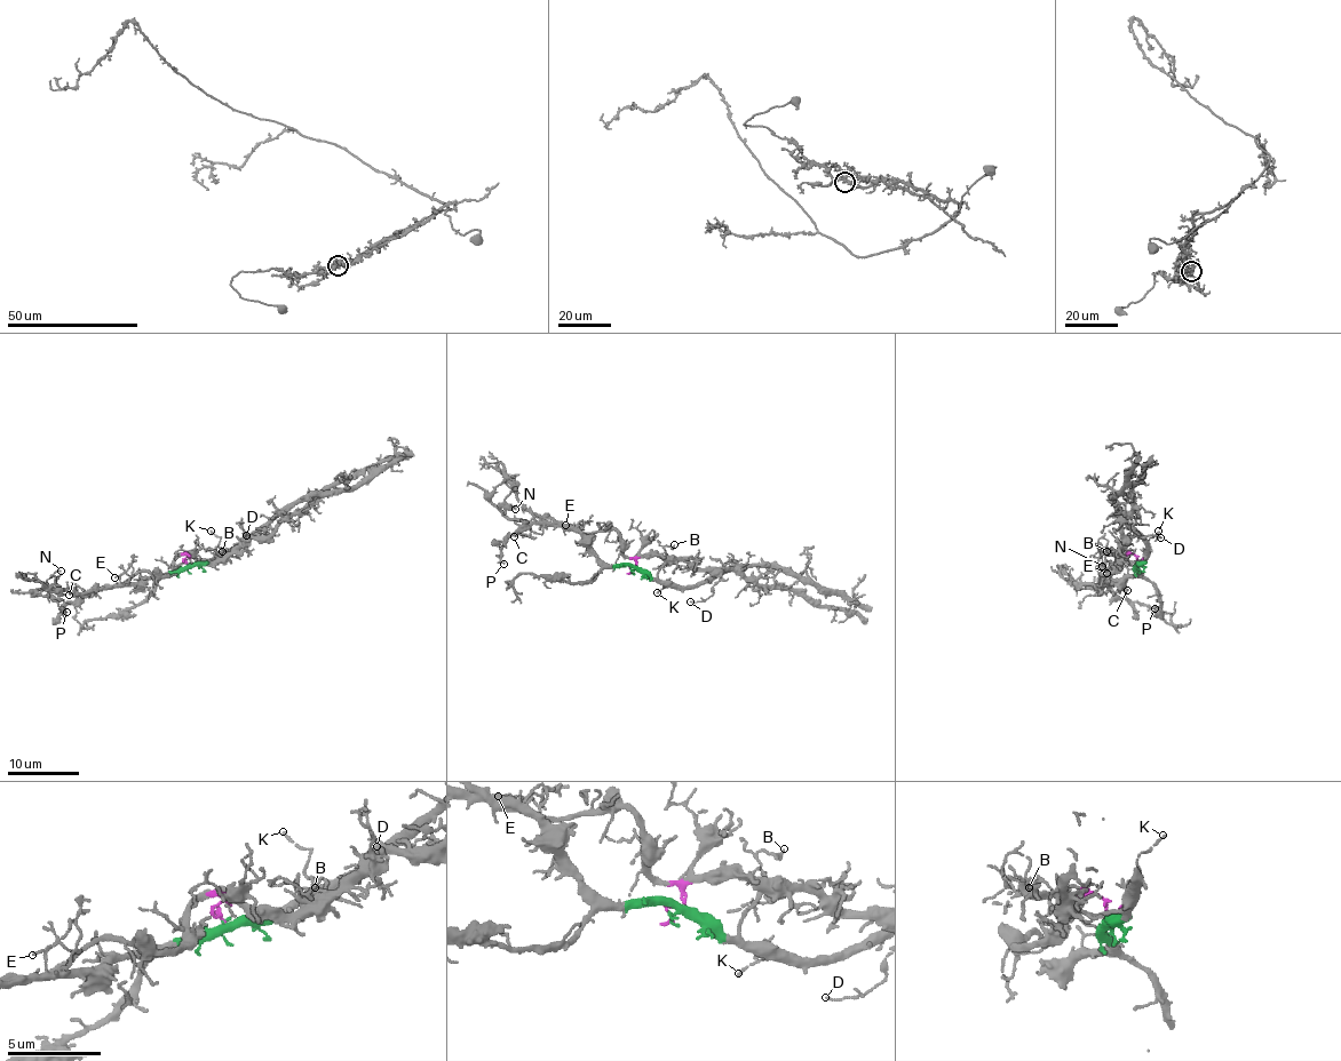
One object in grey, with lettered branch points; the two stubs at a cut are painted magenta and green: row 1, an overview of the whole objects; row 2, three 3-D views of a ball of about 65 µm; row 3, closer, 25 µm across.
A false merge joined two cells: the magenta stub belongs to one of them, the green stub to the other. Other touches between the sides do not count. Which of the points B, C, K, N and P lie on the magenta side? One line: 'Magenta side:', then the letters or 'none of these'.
Magenta side: B

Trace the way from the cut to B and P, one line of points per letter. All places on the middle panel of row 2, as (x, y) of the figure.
B: (632, 572), (629, 566), (637, 563), (639, 552), (656, 537), (663, 547), (674, 545)
P: (632, 572), (627, 565), (608, 565), (576, 532), (540, 523), (515, 532), (506, 541), (501, 558), (505, 564)

